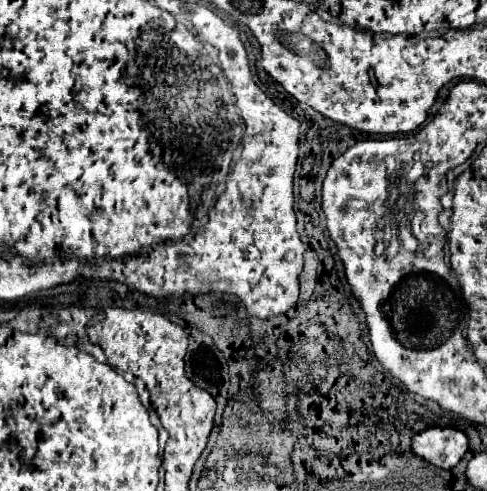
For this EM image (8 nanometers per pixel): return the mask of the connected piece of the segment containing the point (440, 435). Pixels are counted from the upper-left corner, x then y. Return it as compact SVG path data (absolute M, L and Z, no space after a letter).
M432 426L412 438L412 448L426 462L450 470L468 452L468 436L452 426Z

